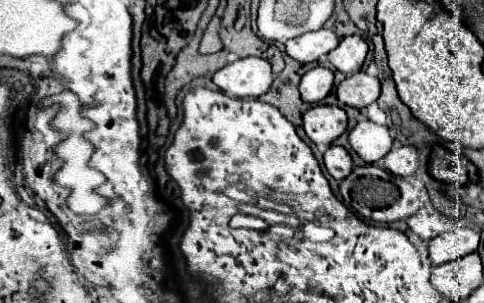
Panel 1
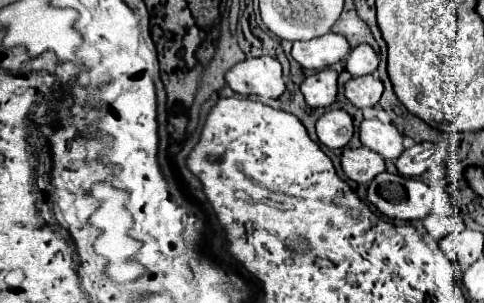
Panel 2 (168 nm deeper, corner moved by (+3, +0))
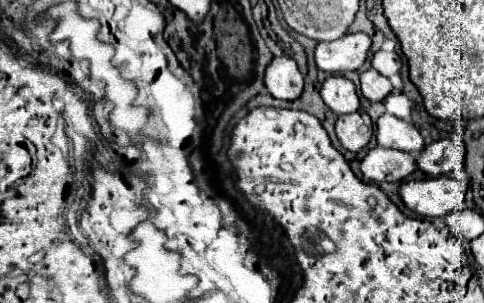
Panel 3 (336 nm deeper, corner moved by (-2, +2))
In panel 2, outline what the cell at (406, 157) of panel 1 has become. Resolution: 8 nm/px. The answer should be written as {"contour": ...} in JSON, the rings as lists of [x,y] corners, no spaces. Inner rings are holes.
{"contour":[[[418,143],[412,149],[406,149],[400,155],[400,159],[396,161],[396,167],[398,167],[400,175],[404,175],[404,177],[420,177],[428,169],[428,163],[426,161],[416,161],[416,155],[420,155],[426,149],[430,149],[430,143]]]}

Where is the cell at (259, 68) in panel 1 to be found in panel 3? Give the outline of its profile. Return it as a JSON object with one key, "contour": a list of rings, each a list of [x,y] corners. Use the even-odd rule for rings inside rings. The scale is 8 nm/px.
{"contour":[[[273,57],[265,67],[263,83],[275,99],[293,101],[303,91],[303,75],[291,57]]]}

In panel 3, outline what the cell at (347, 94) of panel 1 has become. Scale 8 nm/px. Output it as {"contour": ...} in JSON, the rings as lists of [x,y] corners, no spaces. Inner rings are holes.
{"contour":[[[367,69],[361,73],[361,93],[365,99],[369,101],[383,101],[391,91],[393,91],[393,85],[387,77],[379,75],[377,71],[373,69]]]}

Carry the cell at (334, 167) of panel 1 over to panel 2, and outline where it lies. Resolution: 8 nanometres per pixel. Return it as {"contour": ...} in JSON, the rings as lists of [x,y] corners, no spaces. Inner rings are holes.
{"contour":[[[366,147],[344,149],[342,169],[348,175],[348,179],[356,183],[370,183],[374,175],[380,175],[386,171],[386,159],[382,159],[382,155]]]}

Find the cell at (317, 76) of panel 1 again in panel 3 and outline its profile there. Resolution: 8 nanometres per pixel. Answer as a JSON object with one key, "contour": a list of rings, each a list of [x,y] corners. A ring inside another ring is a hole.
{"contour":[[[329,75],[321,85],[321,99],[337,115],[345,115],[359,109],[359,97],[355,85],[343,75]]]}

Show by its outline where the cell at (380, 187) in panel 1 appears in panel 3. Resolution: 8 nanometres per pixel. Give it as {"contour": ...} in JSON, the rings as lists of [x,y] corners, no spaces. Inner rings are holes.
{"contour":[[[451,177],[403,181],[399,185],[399,197],[411,211],[423,217],[443,217],[461,207],[465,187]]]}

